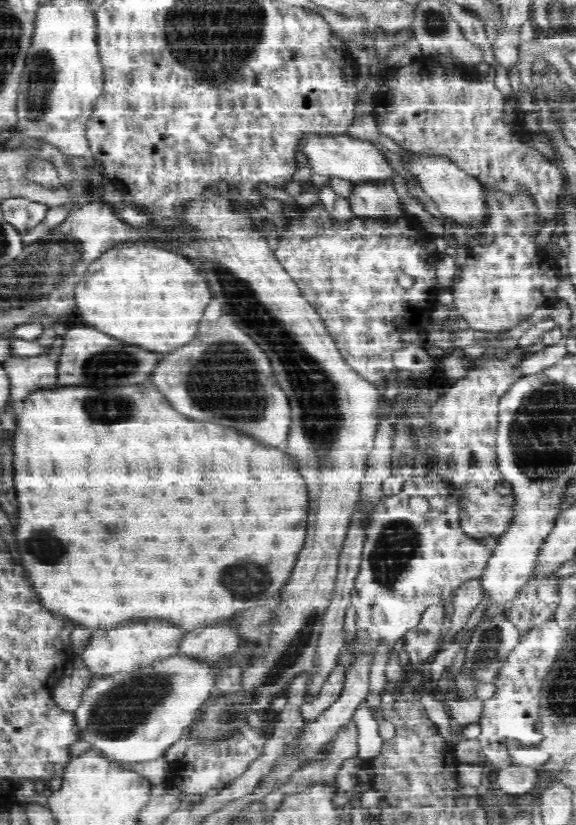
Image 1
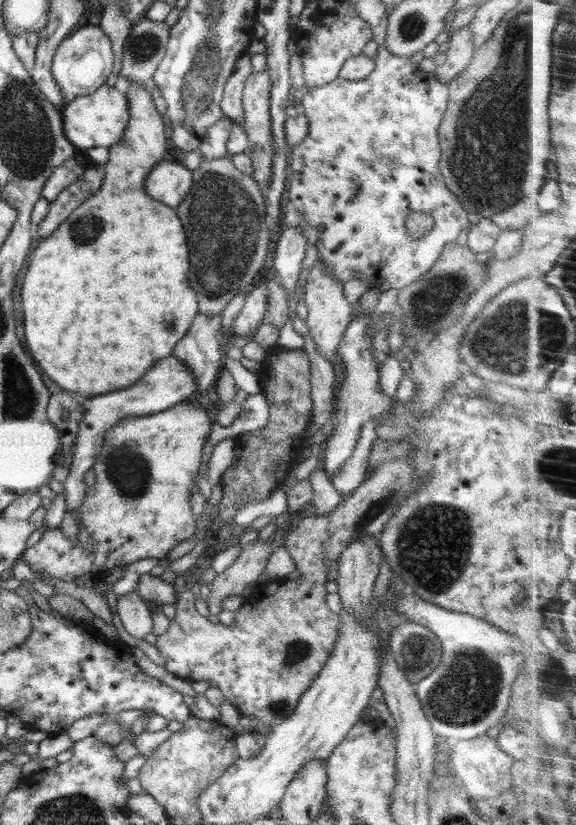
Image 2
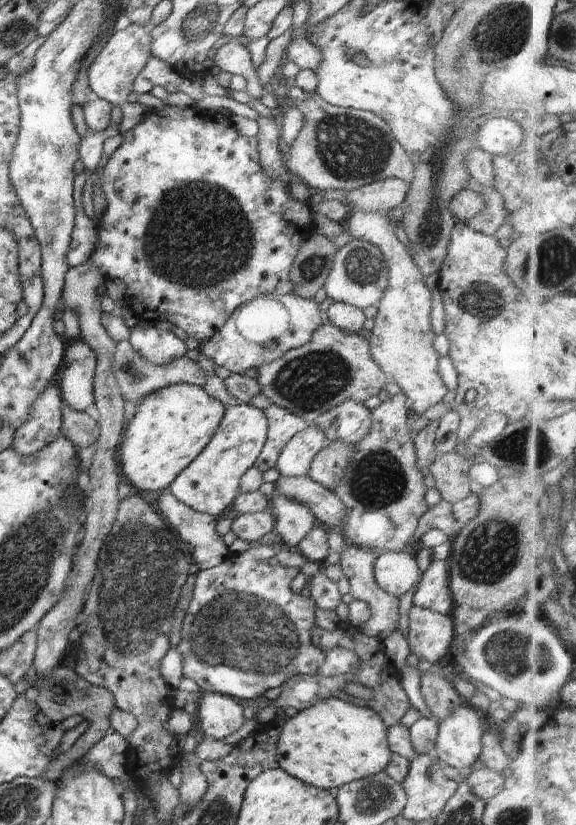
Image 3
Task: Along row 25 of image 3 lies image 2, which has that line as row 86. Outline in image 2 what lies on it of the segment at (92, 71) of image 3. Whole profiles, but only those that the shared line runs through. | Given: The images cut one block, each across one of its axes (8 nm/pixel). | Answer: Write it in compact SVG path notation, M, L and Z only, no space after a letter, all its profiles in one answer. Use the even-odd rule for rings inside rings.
M130 81L128 87L129 104L130 104L130 123L122 141L114 144L109 148L108 163L102 166L104 169L103 184L91 197L88 197L78 208L75 208L63 224L60 224L50 237L42 241L39 247L32 254L32 260L26 275L24 276L21 297L23 300L24 326L26 326L26 336L22 336L24 344L28 344L28 352L32 354L33 360L38 362L38 366L60 386L64 391L76 390L80 394L84 394L87 399L96 394L104 394L104 392L114 392L126 386L136 384L148 368L152 368L152 364L160 358L166 358L173 354L174 346L184 338L188 332L196 314L199 312L198 302L196 302L196 292L190 288L188 282L188 274L190 274L190 262L188 262L188 238L186 232L180 224L180 218L176 214L175 209L150 197L146 193L145 183L150 172L163 160L168 148L168 138L164 133L165 124L153 104L152 96L149 88L144 89L138 86L136 82Z

